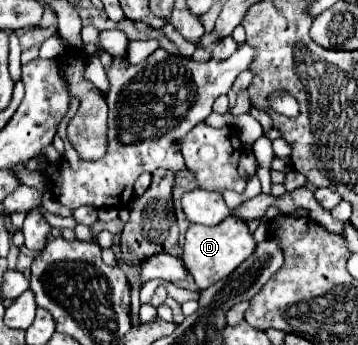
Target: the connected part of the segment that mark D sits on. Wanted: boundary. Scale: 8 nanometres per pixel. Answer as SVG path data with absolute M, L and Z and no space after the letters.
M228 216L216 226L204 226L204 224L190 224L186 232L186 242L182 246L182 260L192 274L194 282L200 288L208 288L216 284L218 280L230 276L256 248L256 242L252 234L248 232L248 226L244 220L236 216Z

